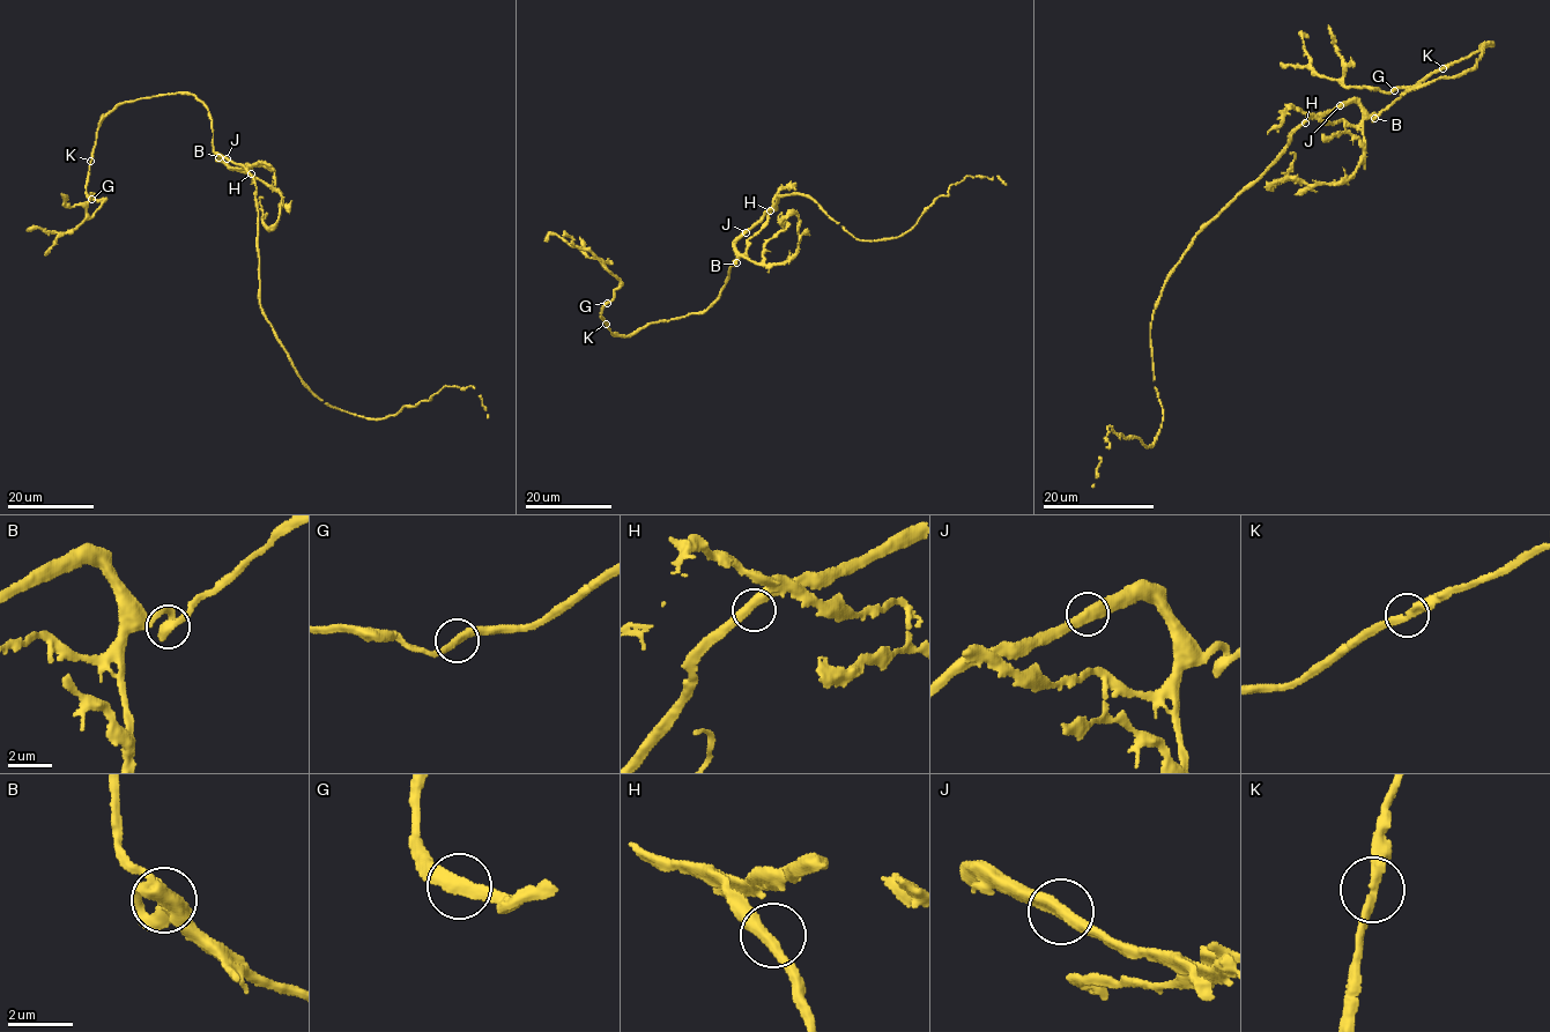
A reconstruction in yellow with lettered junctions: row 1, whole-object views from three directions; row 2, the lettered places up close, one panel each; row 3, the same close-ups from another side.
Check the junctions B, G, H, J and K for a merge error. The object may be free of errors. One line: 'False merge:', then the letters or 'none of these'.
False merge: none of these

